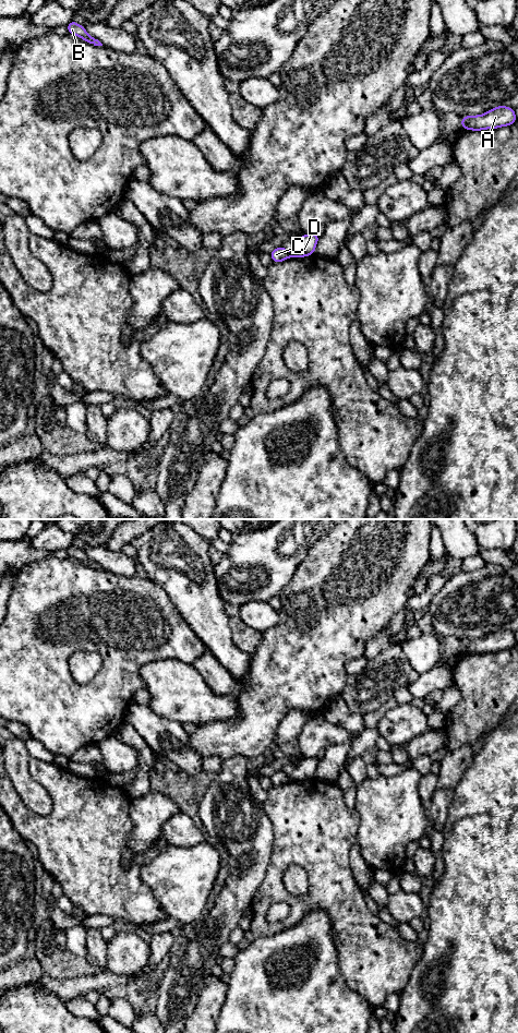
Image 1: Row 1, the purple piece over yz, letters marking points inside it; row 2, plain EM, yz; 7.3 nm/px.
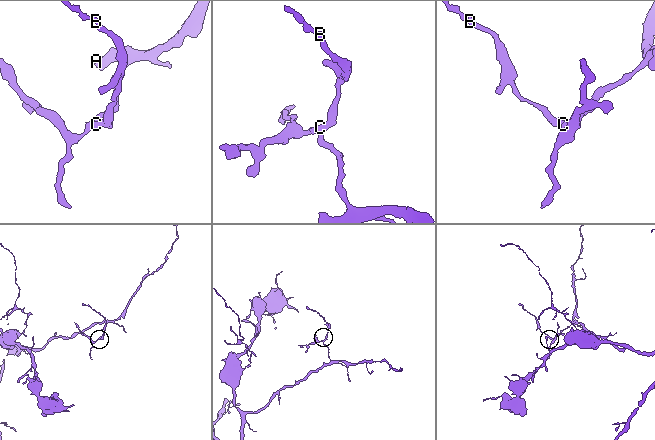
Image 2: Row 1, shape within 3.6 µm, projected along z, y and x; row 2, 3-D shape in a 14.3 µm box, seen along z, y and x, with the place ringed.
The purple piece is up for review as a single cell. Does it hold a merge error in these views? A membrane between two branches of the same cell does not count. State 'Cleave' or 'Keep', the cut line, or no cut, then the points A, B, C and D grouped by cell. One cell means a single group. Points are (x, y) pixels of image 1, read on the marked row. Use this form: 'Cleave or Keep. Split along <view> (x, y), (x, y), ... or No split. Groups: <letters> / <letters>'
Cleave. Split along yz (289, 252), (290, 255). Groups: A D / B C

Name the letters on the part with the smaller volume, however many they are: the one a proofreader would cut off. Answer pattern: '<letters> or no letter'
B, C

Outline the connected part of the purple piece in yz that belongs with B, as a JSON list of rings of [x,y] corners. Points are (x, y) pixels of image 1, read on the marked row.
[[[71,21],[65,27],[69,31],[69,34],[76,35],[86,43],[89,43],[94,46],[103,46],[103,44],[98,39],[87,34],[83,25],[80,25],[76,22]]]

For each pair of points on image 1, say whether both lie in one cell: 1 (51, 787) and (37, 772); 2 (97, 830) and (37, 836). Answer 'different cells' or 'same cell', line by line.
1: same cell
2: same cell

